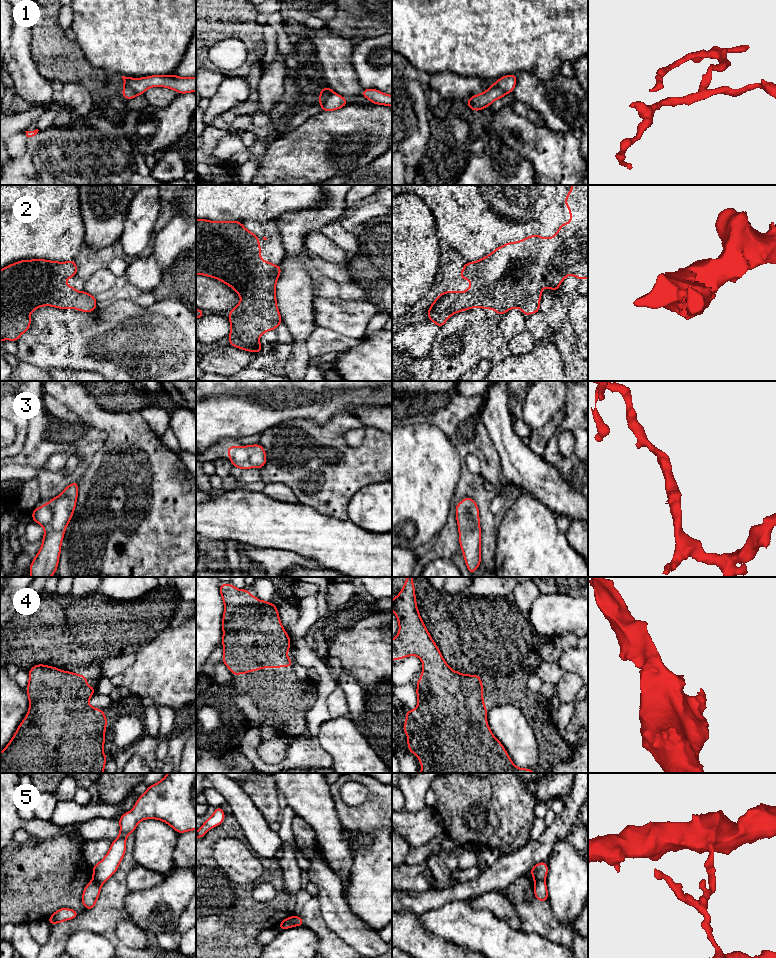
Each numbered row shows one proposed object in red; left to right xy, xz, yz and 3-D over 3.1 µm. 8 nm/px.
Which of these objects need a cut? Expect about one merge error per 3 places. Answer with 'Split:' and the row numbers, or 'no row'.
Split: 1, 5

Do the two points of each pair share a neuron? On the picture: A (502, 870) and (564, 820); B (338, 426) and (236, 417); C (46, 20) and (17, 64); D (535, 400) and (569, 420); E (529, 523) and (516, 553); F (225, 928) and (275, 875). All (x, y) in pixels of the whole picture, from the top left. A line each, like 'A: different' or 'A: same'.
A: same
B: different
C: different
D: different
E: same
F: same

